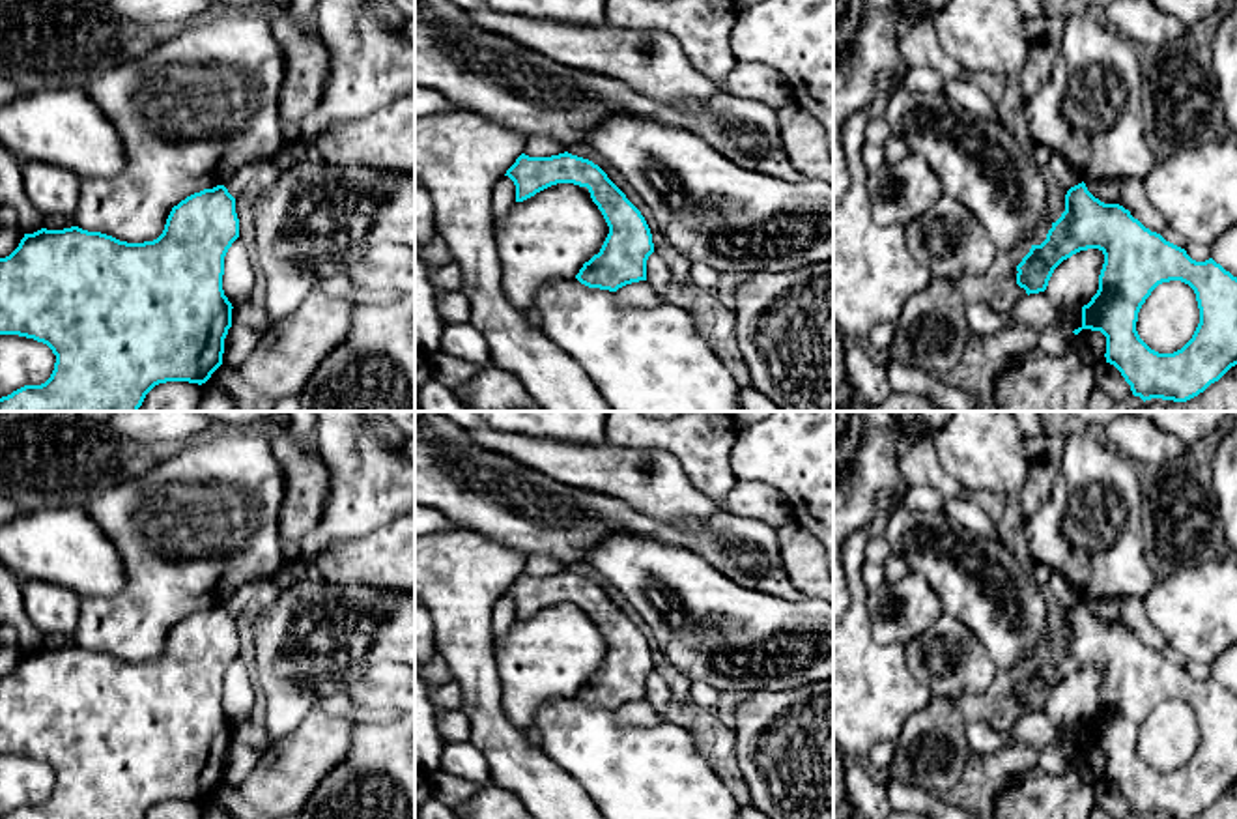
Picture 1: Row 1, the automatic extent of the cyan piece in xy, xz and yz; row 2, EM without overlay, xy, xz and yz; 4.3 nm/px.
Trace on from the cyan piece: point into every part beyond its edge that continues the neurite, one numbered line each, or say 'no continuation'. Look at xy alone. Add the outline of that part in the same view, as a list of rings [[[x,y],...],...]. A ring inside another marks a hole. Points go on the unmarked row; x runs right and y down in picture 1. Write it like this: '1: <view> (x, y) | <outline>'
no continuation

